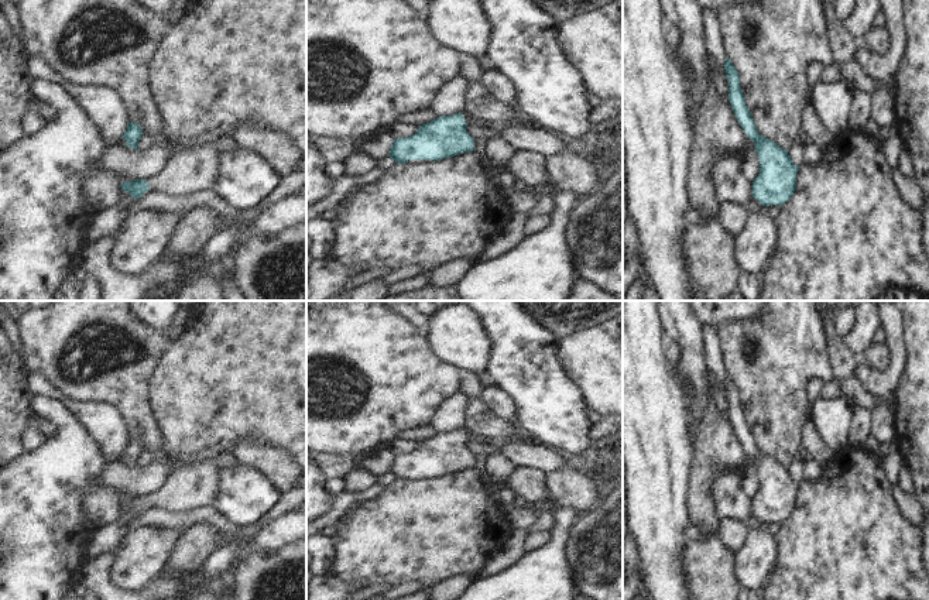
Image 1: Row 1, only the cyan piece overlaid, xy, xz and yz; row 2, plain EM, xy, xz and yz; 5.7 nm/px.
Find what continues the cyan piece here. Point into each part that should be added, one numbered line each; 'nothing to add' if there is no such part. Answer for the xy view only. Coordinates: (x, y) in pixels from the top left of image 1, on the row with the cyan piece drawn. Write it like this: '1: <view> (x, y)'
1: xy (194, 167).

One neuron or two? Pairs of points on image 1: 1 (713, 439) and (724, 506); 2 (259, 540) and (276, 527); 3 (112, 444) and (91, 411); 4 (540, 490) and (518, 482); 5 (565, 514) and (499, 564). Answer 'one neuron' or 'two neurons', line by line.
1: two neurons
2: one neuron
3: one neuron
4: one neuron
5: two neurons

